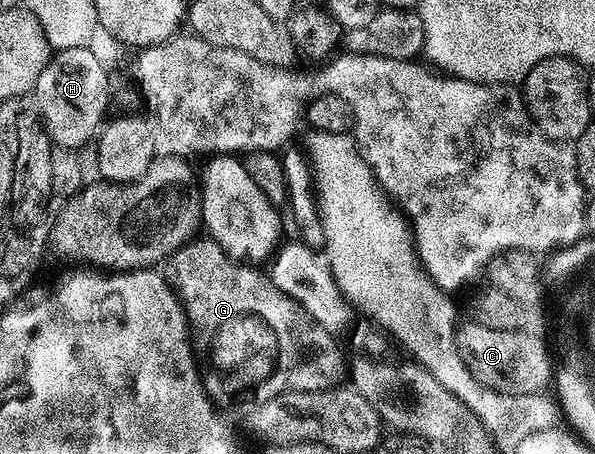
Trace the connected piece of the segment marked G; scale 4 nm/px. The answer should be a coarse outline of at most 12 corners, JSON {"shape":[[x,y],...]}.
{"shape":[[211,236],[167,259],[217,407],[346,378],[341,344]]}

